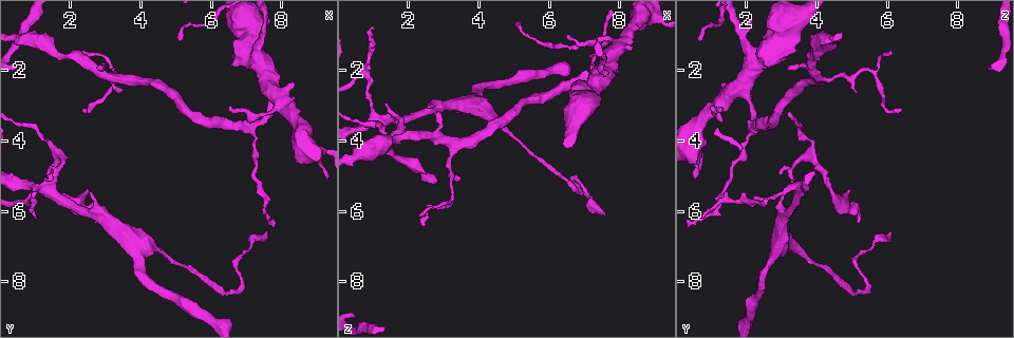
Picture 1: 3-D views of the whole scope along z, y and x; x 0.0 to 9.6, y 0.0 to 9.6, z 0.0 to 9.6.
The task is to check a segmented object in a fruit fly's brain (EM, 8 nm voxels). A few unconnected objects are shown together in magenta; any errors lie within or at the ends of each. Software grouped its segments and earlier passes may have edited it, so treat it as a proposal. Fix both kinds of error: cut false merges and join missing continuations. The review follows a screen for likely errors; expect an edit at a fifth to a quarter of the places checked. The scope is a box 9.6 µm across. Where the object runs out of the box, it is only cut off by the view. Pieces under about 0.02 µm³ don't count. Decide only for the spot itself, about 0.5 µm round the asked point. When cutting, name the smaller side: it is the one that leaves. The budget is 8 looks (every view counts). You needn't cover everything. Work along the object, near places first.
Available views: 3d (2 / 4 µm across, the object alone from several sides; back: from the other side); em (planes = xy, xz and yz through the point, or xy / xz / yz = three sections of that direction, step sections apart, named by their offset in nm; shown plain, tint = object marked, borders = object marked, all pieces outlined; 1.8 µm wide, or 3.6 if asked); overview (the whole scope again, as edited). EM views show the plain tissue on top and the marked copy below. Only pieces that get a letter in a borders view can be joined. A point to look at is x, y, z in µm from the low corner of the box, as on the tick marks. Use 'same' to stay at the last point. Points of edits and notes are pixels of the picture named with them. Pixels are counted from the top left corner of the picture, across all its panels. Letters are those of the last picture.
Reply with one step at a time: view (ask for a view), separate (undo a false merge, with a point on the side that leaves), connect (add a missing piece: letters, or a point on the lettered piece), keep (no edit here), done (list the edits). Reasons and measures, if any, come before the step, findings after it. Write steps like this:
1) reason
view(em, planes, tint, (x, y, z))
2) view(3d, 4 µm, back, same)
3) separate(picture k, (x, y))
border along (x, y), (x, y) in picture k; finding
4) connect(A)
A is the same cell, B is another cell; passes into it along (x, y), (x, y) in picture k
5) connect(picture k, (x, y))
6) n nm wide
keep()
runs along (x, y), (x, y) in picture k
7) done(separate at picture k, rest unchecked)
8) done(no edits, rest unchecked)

four arms meet
view(3d, 2 µm, (1.50, 5.45, 3.40))

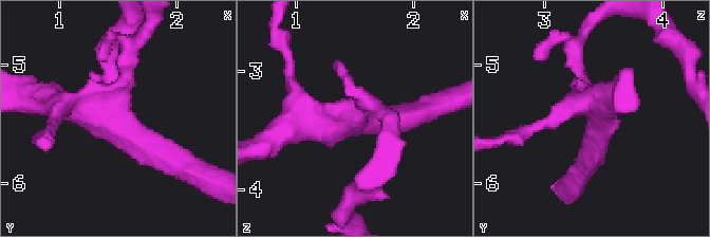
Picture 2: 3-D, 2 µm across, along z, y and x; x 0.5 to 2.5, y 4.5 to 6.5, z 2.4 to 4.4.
view(em, xz, step 16, tint, (1.50, 5.50, 3.44))

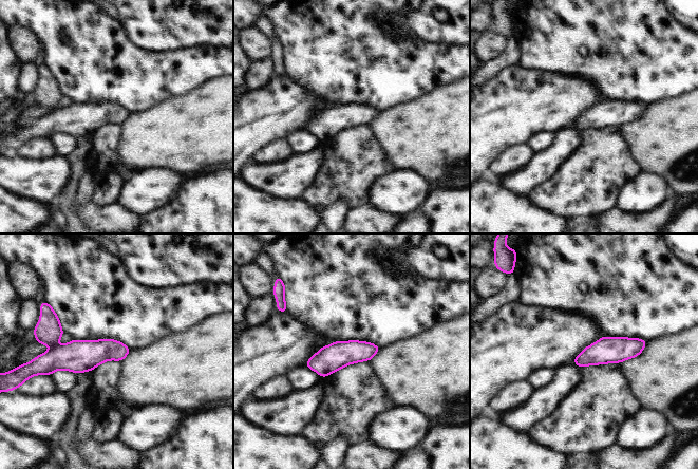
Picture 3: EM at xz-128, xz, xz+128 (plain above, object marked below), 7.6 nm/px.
view(em, planes, borders, same)

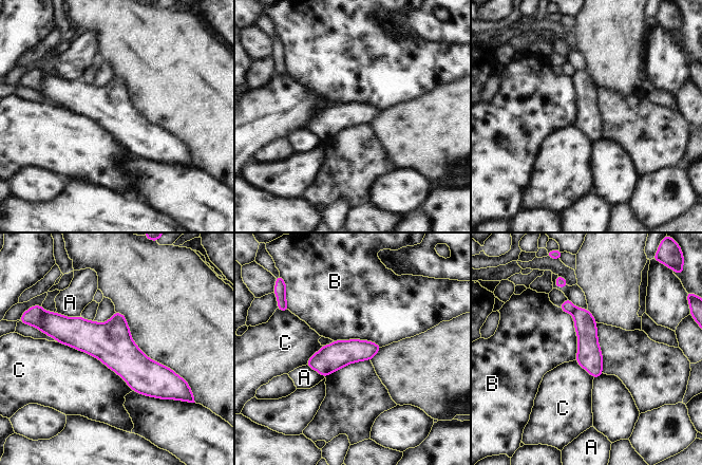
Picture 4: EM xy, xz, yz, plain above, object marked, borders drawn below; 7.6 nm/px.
190 nm wide
separate(picture 4, (567, 305))
A, B and C are other cells; border along (575, 308), (572, 314) in picture 4; a second cell is stuck on

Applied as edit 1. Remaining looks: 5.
view(em, xy, step 16, tint, (6.55, 3.10, 1.00))

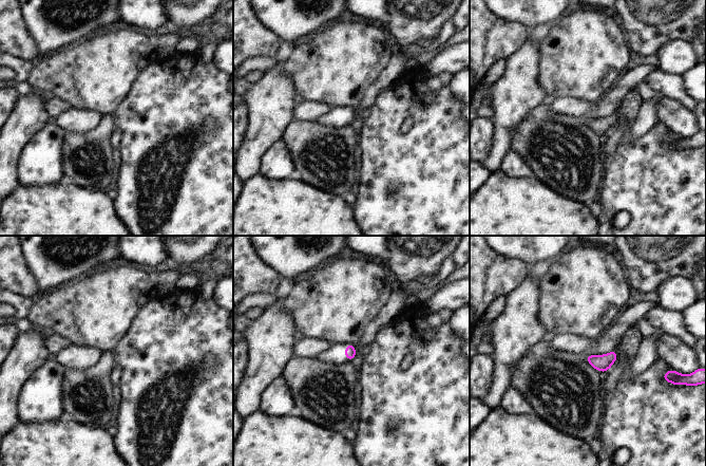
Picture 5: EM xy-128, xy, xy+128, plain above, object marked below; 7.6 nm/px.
another direction
view(em, planes, borders, same)

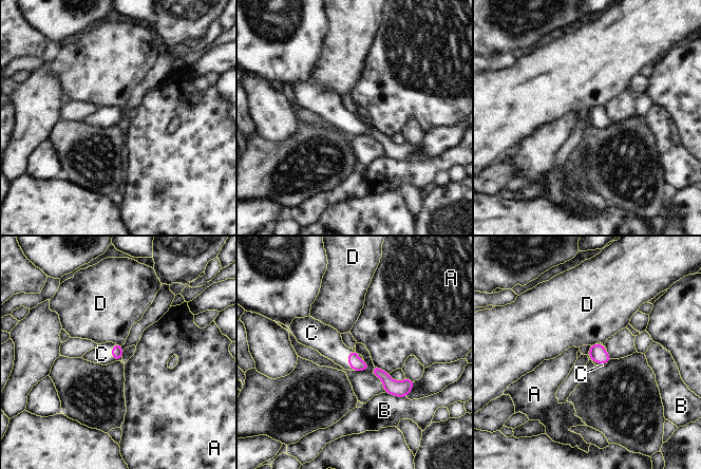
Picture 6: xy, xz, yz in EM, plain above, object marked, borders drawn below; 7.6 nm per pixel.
connect(C)
C is the same cell, A, B and D are other cells; passes into it along (117, 352), (112, 355), (101, 354) in picture 6; it goes on there

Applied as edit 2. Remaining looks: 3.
calibre changes
view(em, xz, step 4, tint, (7.45, 1.05, 1.85))

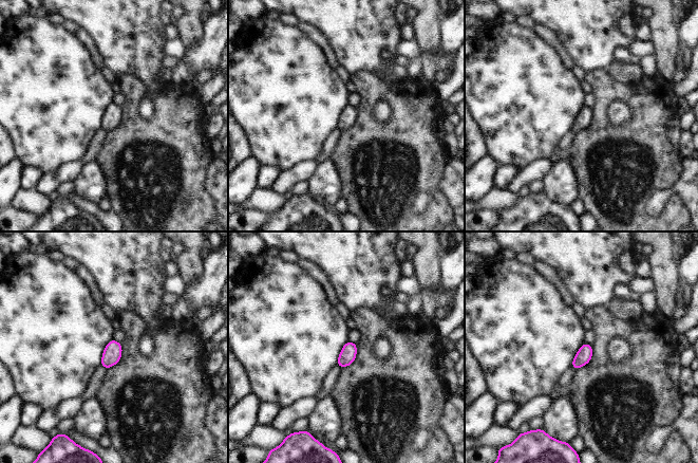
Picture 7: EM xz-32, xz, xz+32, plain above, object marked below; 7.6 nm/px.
cut it another way
view(em, xy, step 4, borders, same)

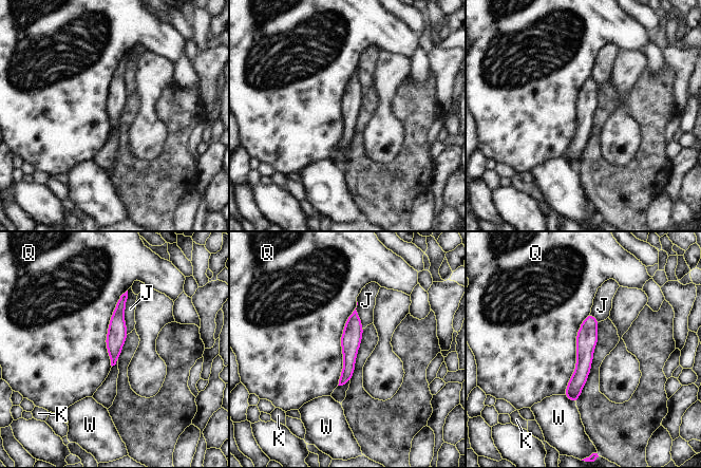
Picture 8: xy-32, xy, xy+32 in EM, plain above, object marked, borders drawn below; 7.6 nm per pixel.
keep()
J, K, Q and W are other cells; runs along (590, 318), (584, 366), (573, 398) in picture 8; all the same cell

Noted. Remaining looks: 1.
done(separate at picture 4, connect at picture 6, rest unchecked)

